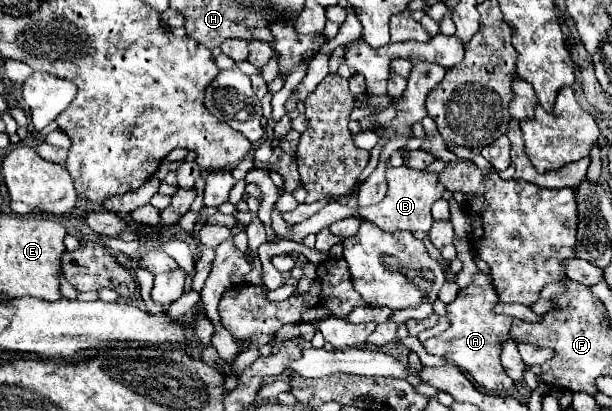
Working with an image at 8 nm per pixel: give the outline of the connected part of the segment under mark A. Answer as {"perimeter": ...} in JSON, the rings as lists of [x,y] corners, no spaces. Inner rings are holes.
{"perimeter":[[[475,284],[465,286],[463,290],[459,290],[457,298],[447,306],[451,328],[447,328],[443,334],[435,338],[429,338],[423,344],[423,348],[429,354],[447,358],[465,374],[469,374],[487,392],[503,392],[513,386],[513,380],[507,376],[499,360],[501,342],[509,336],[509,328],[513,320],[505,314],[493,312],[495,302],[499,302],[499,298],[493,286],[475,286]]]}

